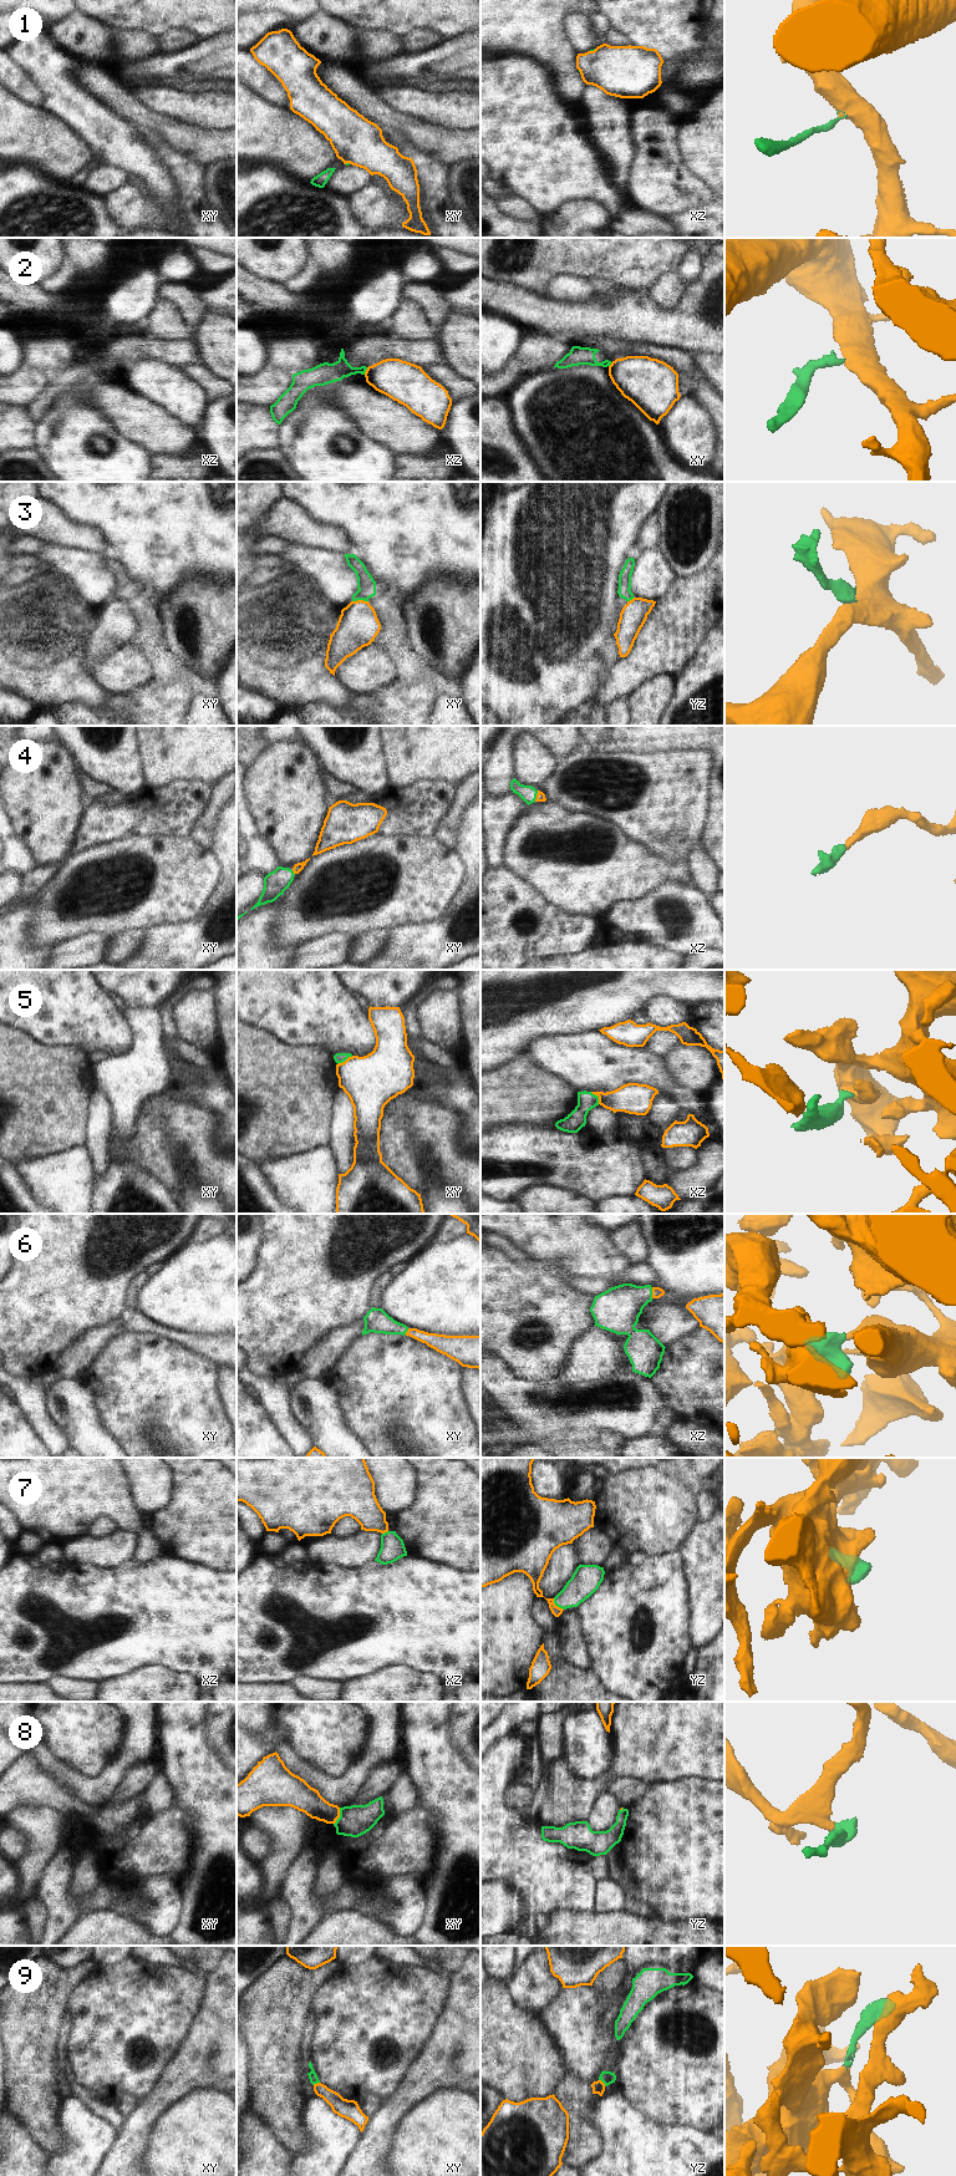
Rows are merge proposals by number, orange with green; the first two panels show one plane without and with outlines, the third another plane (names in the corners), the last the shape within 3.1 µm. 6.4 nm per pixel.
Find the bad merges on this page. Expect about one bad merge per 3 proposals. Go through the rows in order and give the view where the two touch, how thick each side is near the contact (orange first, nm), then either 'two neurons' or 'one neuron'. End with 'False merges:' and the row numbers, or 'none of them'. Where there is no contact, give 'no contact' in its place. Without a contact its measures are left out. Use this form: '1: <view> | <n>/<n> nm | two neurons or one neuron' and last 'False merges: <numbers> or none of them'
1: xz | 340/20 nm | one neuron
2: xz | 260/130 nm | two neurons
3: xy | 260/120 nm | two neurons
4: xy | 60/160 nm | one neuron
5: xy | 340/60 nm | two neurons
6: xz | 70/280 nm | one neuron
7: yz | 90/180 nm | one neuron
8: xy | 170/200 nm | one neuron
9: yz | 80/90 nm | one neuron
False merges: 2, 3, 5

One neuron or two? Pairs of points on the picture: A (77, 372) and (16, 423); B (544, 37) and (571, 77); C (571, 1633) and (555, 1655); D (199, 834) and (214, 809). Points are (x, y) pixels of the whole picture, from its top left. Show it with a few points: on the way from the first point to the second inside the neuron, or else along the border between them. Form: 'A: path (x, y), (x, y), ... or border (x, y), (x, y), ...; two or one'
A: border (25, 407), (26, 416), (34, 423); two
B: path (550, 47), (559, 57), (563, 67); one
C: border (557, 1621), (560, 1628), (562, 1651), (569, 1663); two
D: path (203, 828), (209, 816); one

